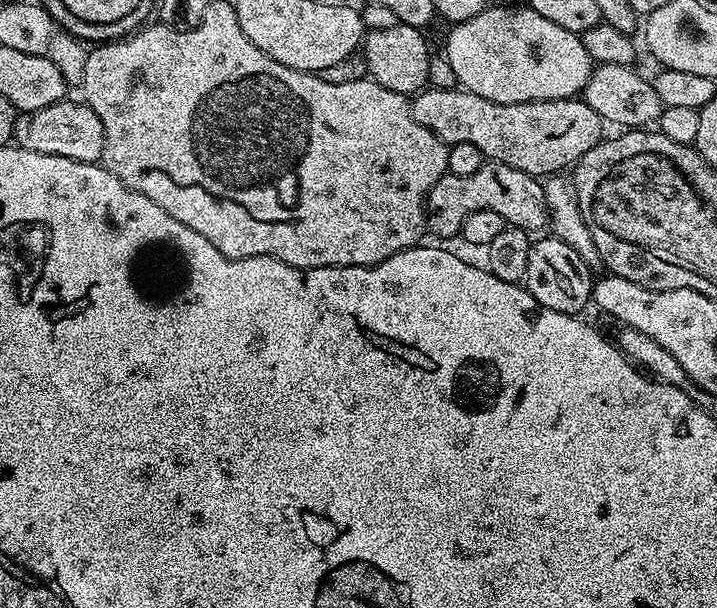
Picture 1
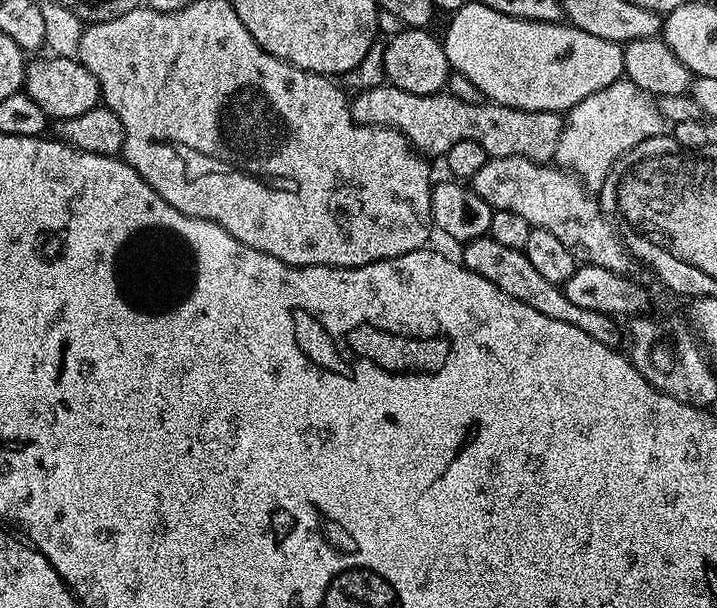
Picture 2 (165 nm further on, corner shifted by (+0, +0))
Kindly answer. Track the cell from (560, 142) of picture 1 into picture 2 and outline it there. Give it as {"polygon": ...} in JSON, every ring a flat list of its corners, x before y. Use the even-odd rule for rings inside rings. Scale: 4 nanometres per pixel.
{"polygon":[[387,82,377,88,371,88,368,92,355,93,350,103,352,116,360,124,380,124,384,128,397,128,417,152,428,158,433,158,432,156,443,158,450,150,450,146,455,146,457,142,463,140,473,140,478,142,478,146,482,146,482,150,488,152,489,157,521,156,527,160,533,160,536,164,546,164,555,157,558,138,562,138,564,129,564,116,559,112,531,112,491,102,471,104,444,92,436,92,433,96,410,94,406,90,393,88]]}

